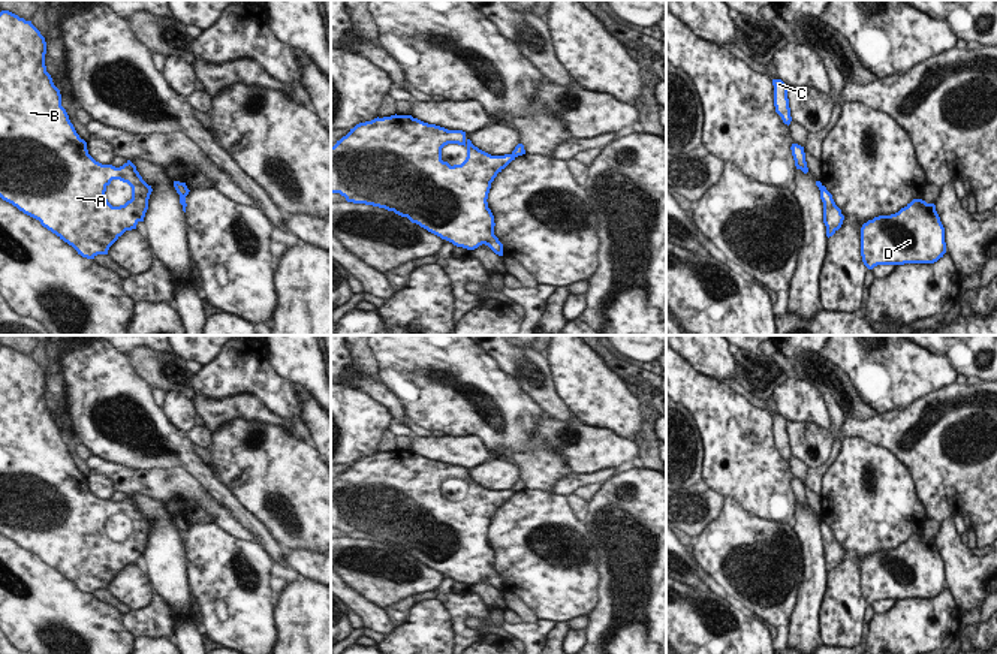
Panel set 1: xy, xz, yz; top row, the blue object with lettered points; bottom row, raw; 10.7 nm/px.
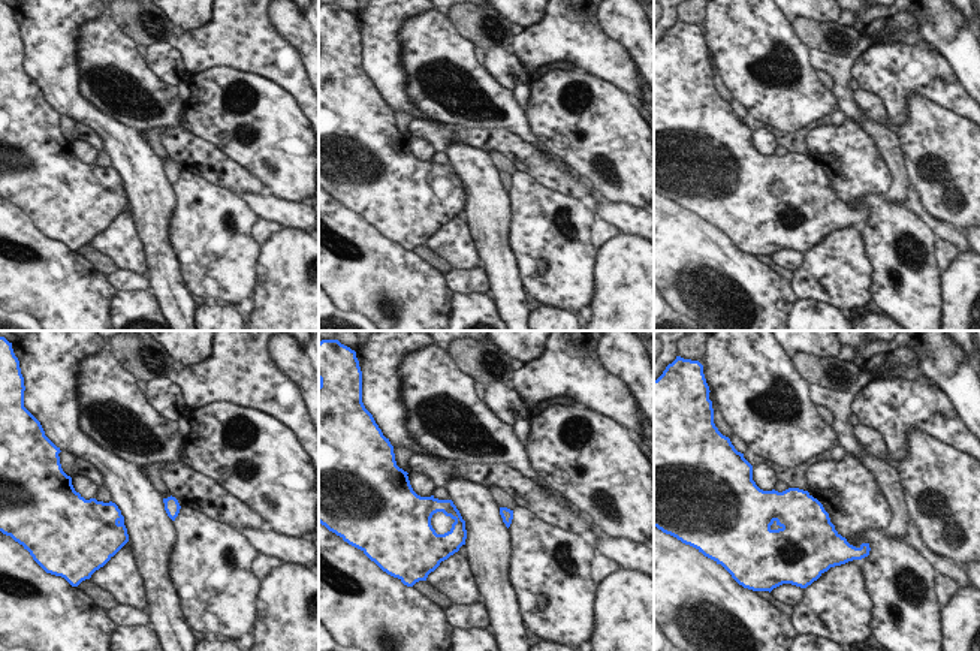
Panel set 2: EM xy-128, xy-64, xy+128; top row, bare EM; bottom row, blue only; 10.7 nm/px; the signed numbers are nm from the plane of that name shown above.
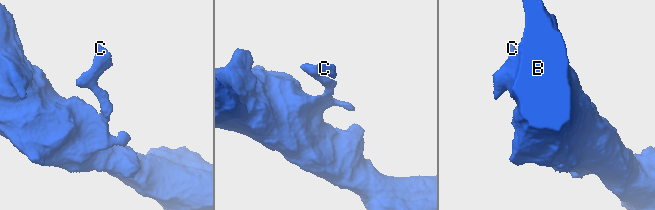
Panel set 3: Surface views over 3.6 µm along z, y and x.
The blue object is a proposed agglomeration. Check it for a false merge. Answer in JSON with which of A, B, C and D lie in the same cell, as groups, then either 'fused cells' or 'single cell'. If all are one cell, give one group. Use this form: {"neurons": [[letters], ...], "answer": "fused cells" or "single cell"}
{"neurons": [["A", "B", "D"], ["C"]], "answer": "fused cells"}

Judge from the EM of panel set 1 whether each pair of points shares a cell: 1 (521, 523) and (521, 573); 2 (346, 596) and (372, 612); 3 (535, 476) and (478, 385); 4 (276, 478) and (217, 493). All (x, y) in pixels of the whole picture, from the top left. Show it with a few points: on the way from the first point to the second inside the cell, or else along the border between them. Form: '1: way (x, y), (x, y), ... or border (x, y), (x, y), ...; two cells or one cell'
1: way (521, 535), (521, 561); one cell
2: way (352, 599), (366, 609); one cell
3: way (521, 454), (508, 436), (505, 418), (493, 406); one cell
4: border (213, 473), (252, 515); two cells

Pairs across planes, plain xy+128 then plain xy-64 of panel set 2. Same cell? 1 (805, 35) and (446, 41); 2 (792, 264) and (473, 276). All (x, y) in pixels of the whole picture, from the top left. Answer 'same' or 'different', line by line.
1: different
2: different

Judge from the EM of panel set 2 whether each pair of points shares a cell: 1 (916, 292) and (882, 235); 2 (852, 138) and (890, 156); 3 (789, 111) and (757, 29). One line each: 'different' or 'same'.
1: same
2: different
3: same

